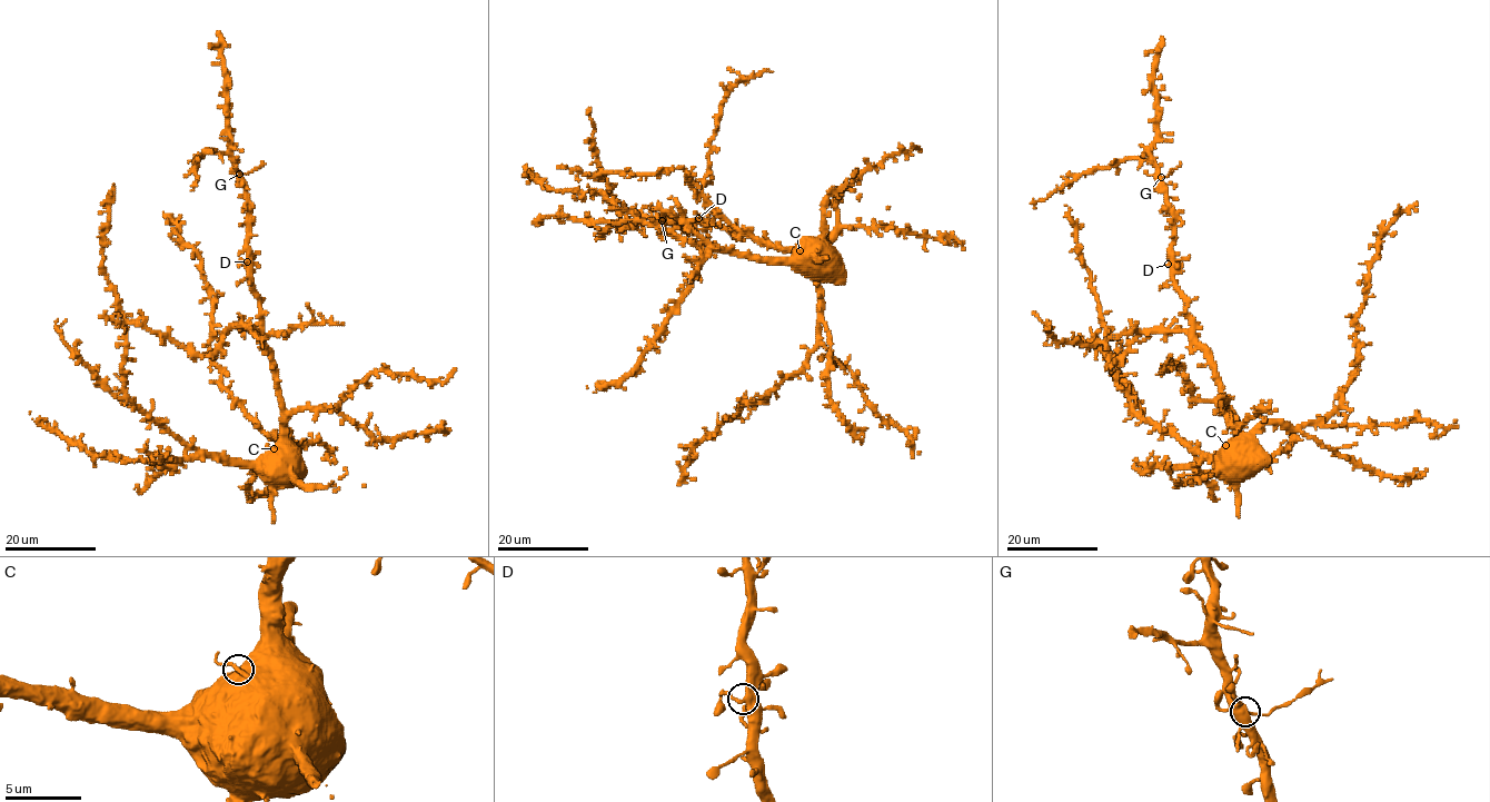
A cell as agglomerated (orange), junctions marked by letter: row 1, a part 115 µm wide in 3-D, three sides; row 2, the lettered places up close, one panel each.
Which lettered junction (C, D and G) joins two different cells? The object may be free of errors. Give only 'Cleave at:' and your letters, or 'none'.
Cleave at: G

